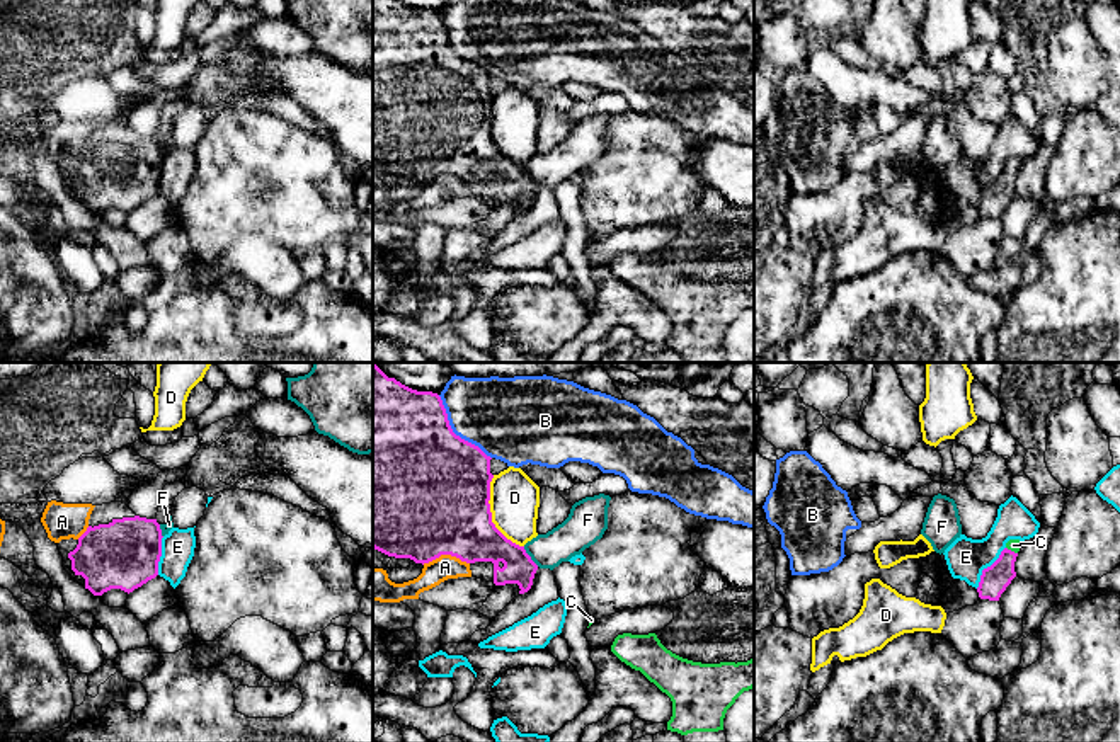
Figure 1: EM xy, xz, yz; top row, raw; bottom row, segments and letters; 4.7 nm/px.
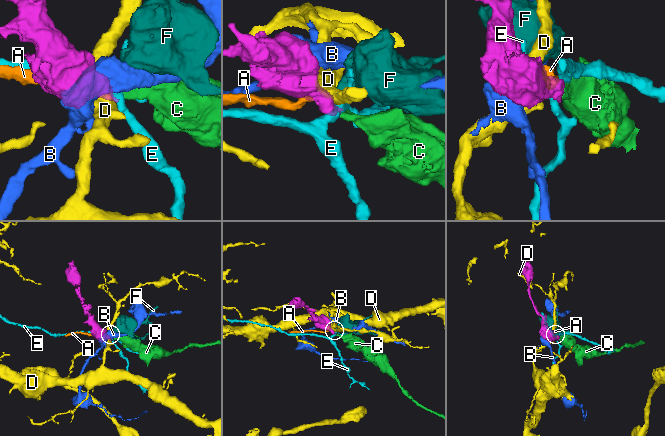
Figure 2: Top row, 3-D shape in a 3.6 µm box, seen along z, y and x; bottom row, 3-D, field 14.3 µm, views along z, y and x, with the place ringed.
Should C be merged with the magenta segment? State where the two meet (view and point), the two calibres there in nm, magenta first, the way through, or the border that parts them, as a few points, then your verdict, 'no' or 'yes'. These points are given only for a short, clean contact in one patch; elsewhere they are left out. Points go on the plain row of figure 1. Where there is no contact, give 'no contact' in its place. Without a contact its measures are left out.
yz (1010, 169) | 140/60 nm | across yz (994, 198), (1001, 191), (1010, 169), (1013, 164) | yes

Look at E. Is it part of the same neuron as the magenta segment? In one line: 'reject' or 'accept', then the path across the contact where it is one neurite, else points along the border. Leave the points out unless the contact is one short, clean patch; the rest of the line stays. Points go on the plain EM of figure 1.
reject

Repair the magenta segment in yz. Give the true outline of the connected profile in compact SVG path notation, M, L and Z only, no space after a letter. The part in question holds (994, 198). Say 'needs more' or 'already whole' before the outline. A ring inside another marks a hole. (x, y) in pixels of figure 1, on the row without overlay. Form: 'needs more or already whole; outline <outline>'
needs more; outline M1009 158L999 177L991 186L982 189L977 206L980 218L999 220L1001 213L1016 196L1014 180L1020 167L1020 158Z

